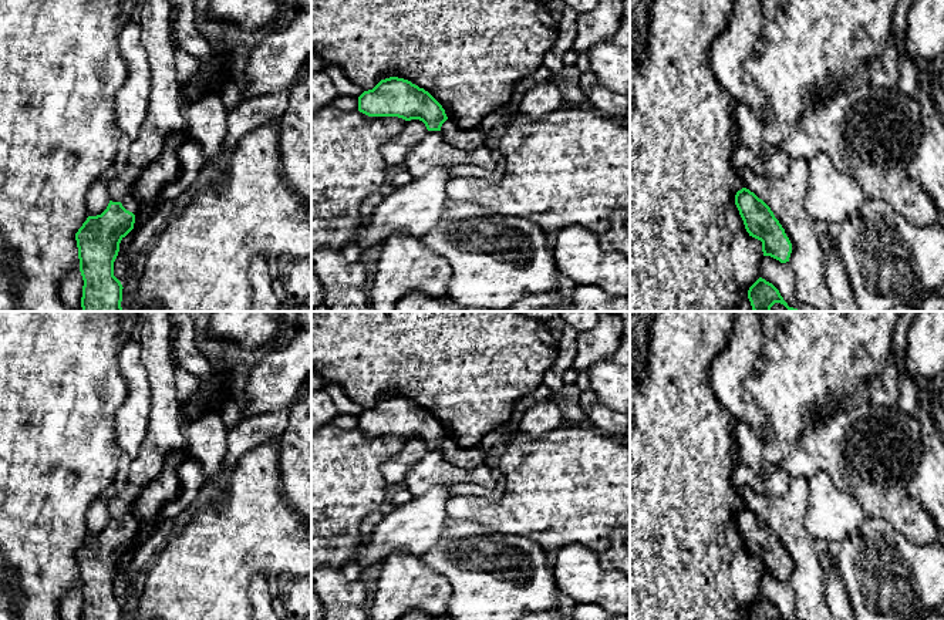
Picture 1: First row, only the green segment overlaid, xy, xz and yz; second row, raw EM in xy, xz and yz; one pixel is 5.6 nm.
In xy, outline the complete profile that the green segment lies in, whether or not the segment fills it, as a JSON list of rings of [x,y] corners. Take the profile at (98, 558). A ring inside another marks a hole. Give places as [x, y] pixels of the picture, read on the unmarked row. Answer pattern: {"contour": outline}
{"contour": [[[129,512],[121,520],[109,519],[107,528],[97,535],[88,535],[75,552],[80,590],[84,599],[81,620],[122,620],[122,603],[114,594],[114,580],[121,559],[134,547],[139,522]]]}

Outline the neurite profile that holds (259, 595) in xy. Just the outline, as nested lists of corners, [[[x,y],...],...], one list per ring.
[[[256,574],[249,586],[249,600],[253,609],[252,620],[280,620],[272,604],[267,579]]]

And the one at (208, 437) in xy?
[[[209,408],[196,418],[182,415],[181,429],[188,439],[188,454],[191,454],[199,464],[205,481],[210,481],[210,486],[220,483],[220,478],[226,471],[226,452],[229,442],[229,429],[225,427],[218,408]]]

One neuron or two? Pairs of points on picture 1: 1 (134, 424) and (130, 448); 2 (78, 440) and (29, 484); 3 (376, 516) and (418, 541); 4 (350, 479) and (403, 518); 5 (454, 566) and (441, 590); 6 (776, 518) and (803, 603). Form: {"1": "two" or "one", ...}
{"1": "one", "2": "one", "3": "two", "4": "two", "5": "two", "6": "one"}

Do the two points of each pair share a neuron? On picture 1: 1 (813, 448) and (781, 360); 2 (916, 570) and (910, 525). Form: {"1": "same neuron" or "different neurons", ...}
{"1": "different neurons", "2": "different neurons"}

